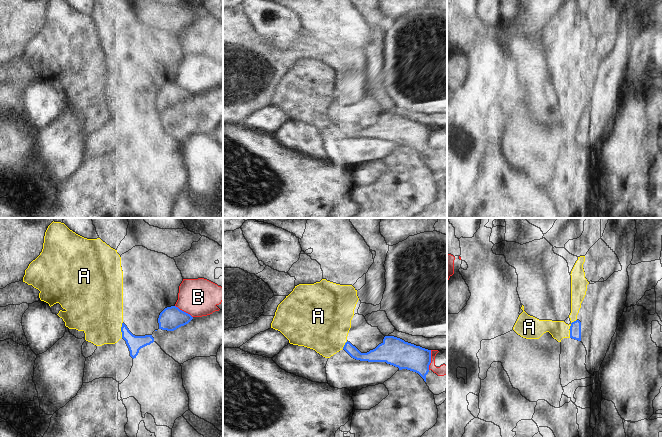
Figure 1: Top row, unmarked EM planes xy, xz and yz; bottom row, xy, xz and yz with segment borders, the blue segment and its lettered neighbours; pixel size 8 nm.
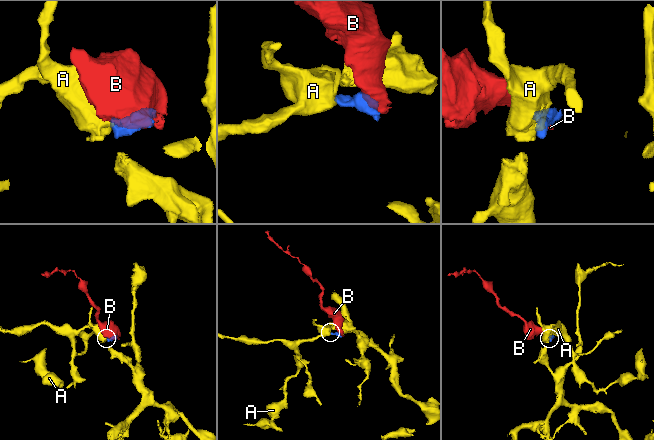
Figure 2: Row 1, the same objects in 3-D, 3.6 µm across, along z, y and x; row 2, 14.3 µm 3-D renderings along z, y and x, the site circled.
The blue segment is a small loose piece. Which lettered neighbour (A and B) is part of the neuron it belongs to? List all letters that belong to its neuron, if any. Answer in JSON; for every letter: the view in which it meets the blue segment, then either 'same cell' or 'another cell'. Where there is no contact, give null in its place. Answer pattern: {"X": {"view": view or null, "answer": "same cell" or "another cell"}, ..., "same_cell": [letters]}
{"A": {"view": "yz", "answer": "another cell"}, "B": {"view": "xz", "answer": "another cell"}, "same_cell": []}

